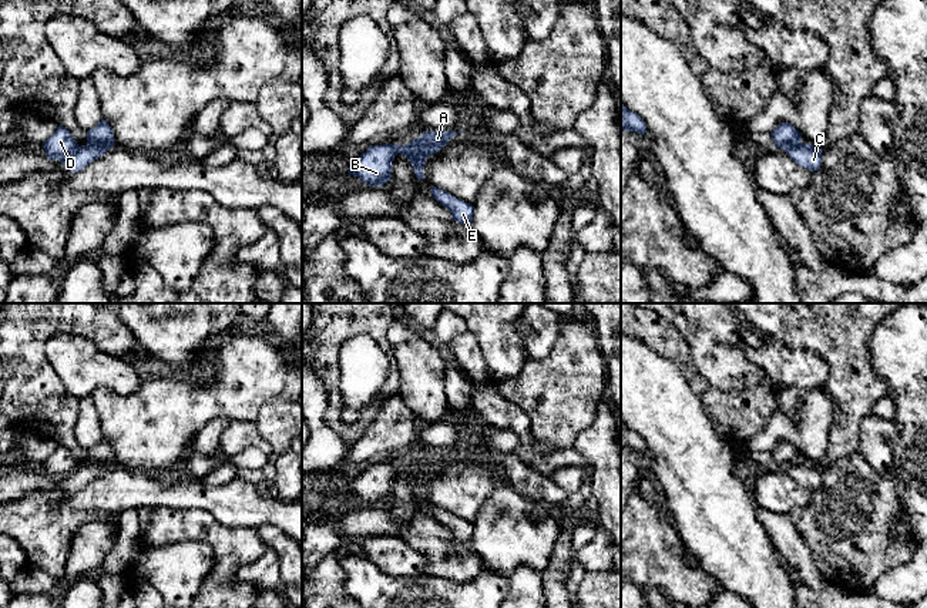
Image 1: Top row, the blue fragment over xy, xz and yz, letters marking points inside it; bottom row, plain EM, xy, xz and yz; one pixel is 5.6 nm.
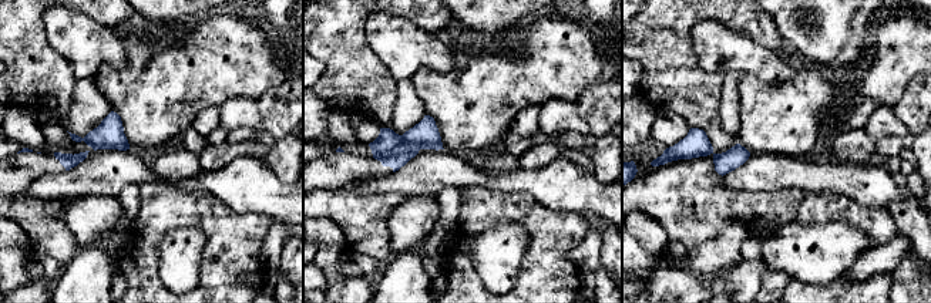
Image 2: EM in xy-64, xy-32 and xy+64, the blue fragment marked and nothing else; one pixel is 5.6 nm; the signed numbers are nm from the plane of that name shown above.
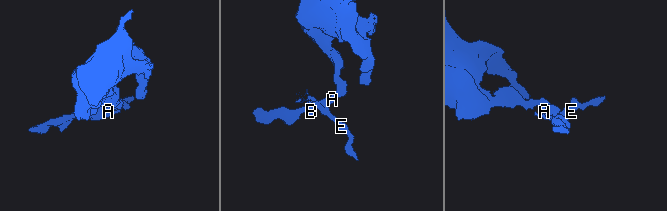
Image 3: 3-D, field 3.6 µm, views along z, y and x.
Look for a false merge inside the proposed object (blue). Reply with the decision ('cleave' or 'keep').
cleave

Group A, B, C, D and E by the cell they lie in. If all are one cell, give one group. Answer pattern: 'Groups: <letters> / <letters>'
Groups: A B D / C E

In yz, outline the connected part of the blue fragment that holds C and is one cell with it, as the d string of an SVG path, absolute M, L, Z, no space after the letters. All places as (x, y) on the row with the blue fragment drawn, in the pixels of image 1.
M797 142L783 150L797 165L812 172L820 169L823 150L820 150L819 147L813 147L805 142Z

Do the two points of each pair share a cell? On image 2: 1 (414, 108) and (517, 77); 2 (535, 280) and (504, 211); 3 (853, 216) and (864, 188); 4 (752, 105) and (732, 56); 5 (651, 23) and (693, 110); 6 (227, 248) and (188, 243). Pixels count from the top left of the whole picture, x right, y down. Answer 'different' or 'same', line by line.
1: different
2: same
3: different
4: different
5: same
6: different

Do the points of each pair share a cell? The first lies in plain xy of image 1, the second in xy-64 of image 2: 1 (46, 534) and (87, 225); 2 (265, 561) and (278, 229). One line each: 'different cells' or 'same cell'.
1: different cells
2: same cell

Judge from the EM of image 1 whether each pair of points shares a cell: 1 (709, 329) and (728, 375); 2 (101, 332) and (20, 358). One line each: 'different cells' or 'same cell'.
1: same cell
2: same cell

